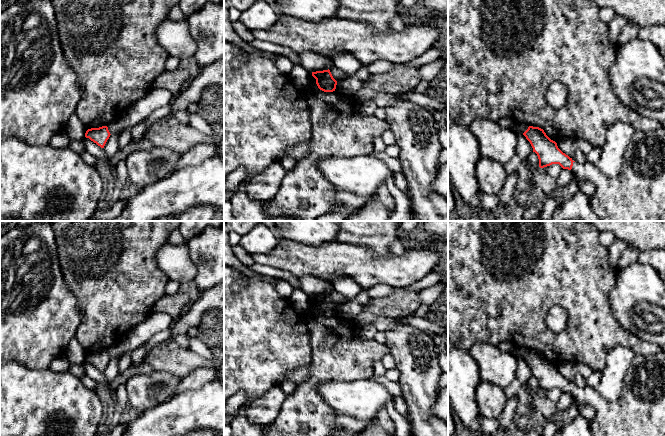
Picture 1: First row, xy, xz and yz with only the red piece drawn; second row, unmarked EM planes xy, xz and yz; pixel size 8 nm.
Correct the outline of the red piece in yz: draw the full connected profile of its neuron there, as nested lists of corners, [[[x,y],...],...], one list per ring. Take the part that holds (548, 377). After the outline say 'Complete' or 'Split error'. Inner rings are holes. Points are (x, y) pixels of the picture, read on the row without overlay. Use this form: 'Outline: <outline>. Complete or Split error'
Outline: [[[529,350],[523,357],[530,366],[533,376],[539,383],[539,391],[544,392],[552,388],[559,388],[563,393],[572,394],[574,400],[592,406],[595,416],[589,421],[591,432],[594,436],[665,436],[665,354],[659,352],[648,356],[635,355],[624,377],[621,396],[617,401],[608,402],[593,387],[577,387],[563,377],[557,367],[551,364],[543,353]]]. Split error

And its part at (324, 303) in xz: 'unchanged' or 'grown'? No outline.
unchanged

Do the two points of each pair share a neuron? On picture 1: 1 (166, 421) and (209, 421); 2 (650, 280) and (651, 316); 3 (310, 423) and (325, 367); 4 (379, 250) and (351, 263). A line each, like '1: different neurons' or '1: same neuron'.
1: same neuron
2: same neuron
3: same neuron
4: different neurons

